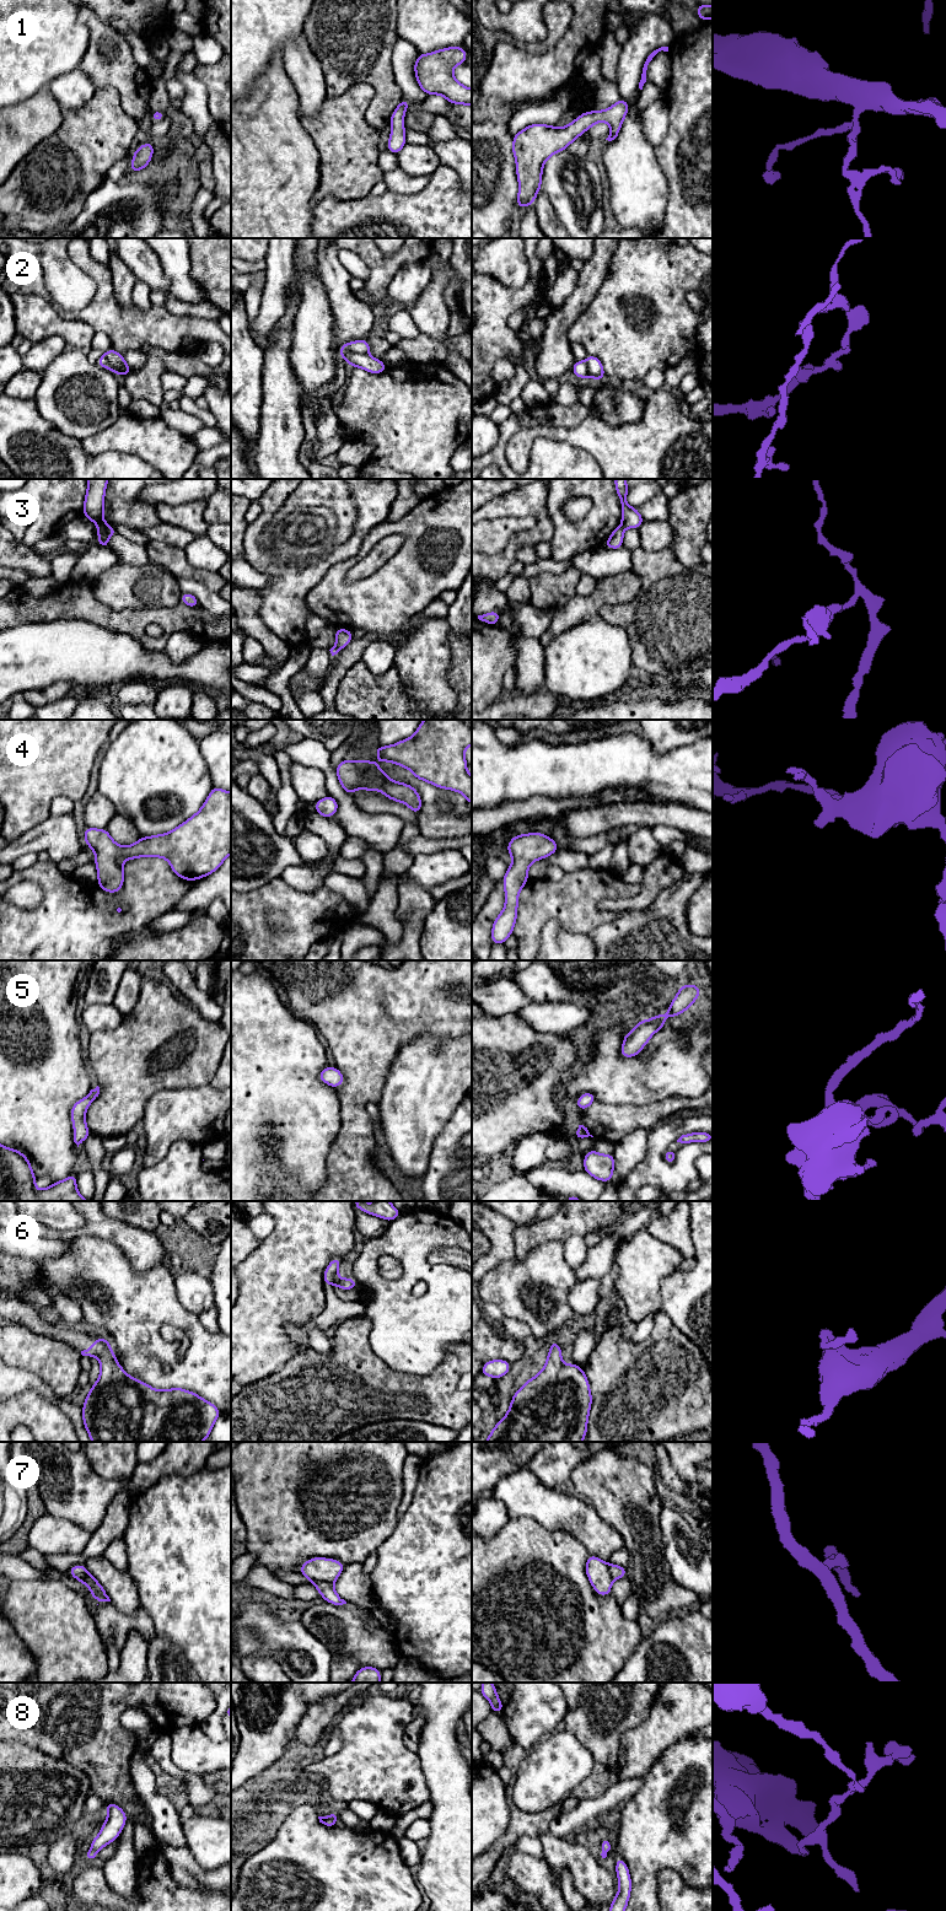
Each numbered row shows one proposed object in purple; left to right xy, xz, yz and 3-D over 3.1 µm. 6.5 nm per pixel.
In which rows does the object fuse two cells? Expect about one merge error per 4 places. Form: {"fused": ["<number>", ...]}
{"fused": ["2", "3", "7", "8"]}

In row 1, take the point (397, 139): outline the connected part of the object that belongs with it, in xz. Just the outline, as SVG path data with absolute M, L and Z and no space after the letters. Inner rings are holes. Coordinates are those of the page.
M403 98L401 103L393 111L391 120L389 120L392 131L387 142L387 150L394 155L397 155L407 144L405 126L403 125L403 119L404 119L407 108L410 104L412 102Z

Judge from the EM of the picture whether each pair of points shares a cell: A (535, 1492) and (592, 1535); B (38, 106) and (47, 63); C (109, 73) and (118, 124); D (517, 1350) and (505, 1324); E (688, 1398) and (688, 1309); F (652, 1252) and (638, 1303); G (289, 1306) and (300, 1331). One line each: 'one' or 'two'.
A: one
B: two
C: two
D: two
E: two
F: one
G: two

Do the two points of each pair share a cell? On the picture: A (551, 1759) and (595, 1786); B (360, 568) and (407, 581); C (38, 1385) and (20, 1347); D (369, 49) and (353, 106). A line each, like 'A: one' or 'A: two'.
A: two
B: two
C: two
D: two

